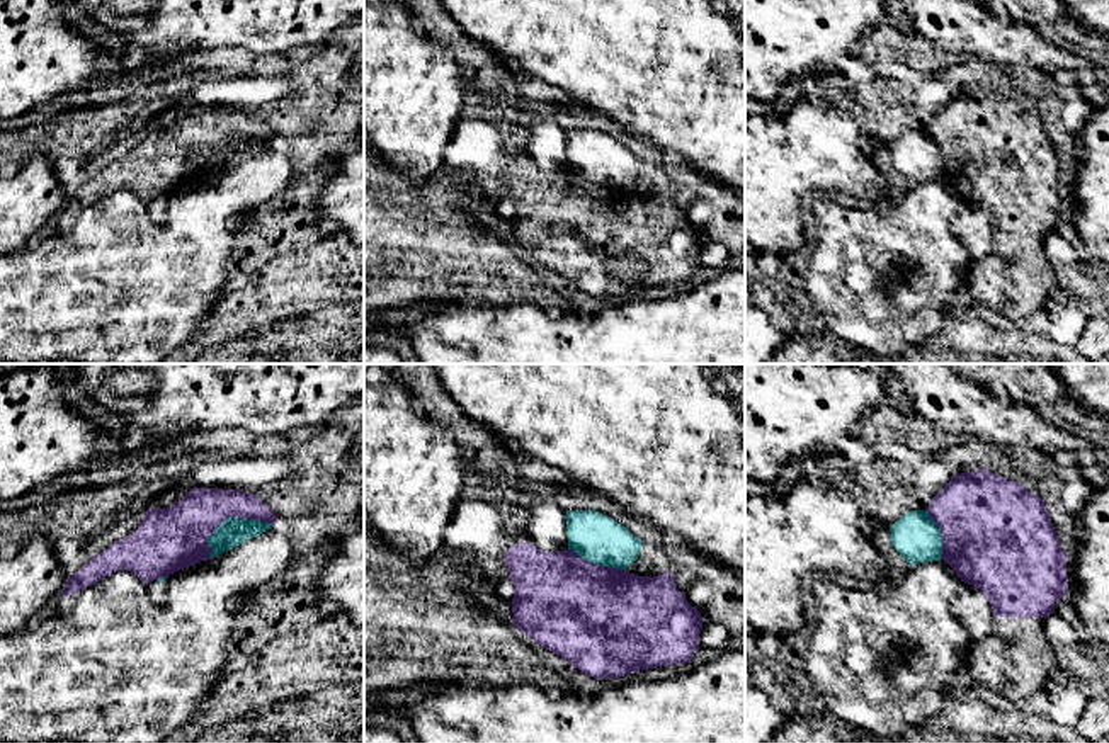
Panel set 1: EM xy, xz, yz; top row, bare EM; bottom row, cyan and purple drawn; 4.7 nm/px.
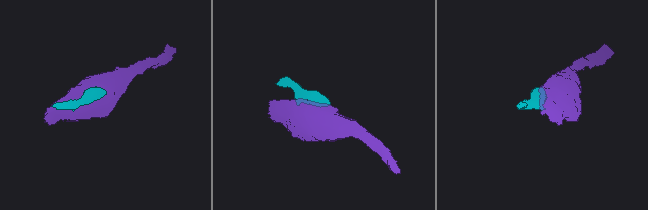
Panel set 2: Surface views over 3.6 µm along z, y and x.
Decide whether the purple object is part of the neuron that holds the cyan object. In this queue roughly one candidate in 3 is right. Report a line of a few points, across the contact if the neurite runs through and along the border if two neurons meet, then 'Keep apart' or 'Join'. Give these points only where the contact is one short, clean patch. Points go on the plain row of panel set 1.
Keep apart

